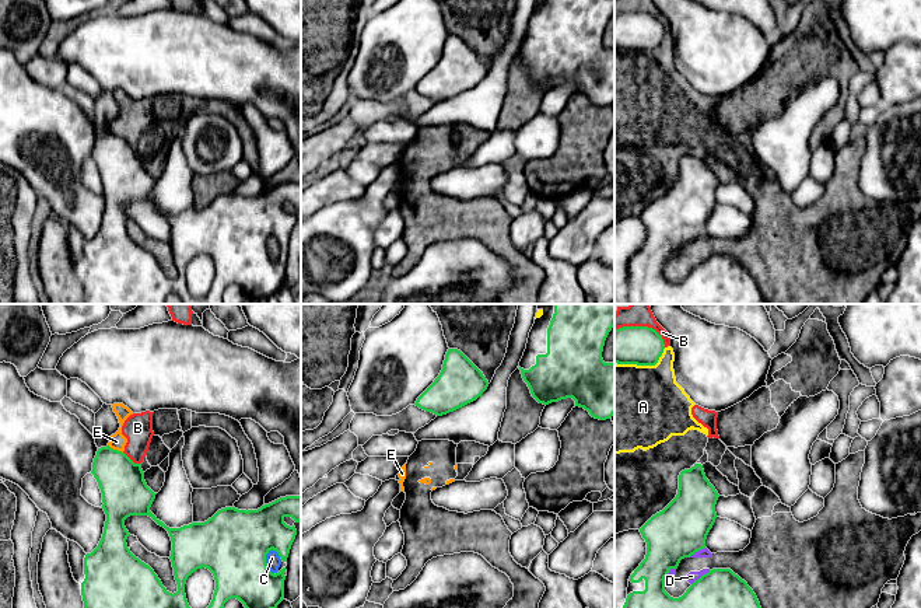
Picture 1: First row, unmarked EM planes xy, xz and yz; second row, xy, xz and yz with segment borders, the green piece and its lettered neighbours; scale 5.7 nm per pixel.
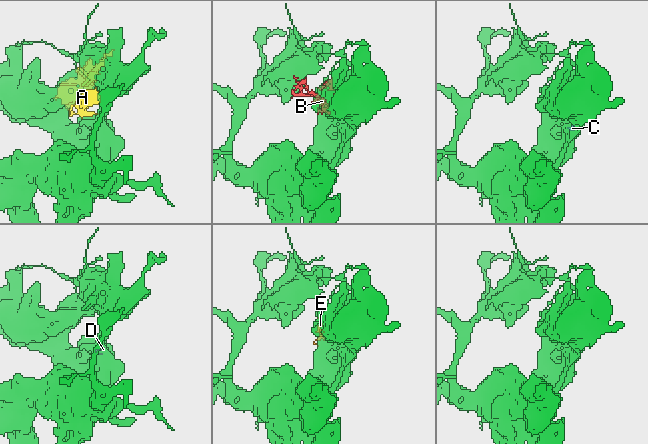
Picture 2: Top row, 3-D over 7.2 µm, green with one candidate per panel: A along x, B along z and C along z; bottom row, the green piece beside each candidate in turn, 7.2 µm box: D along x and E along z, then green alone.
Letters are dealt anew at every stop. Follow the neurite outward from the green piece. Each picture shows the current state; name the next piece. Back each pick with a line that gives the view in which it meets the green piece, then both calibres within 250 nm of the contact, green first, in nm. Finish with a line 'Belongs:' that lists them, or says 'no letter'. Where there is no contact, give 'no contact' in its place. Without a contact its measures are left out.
Belongs: no letter

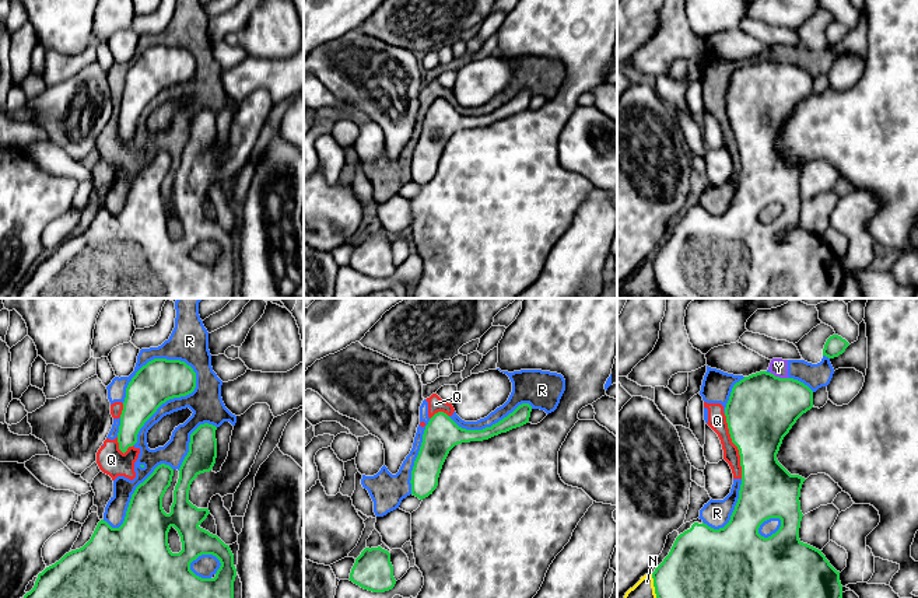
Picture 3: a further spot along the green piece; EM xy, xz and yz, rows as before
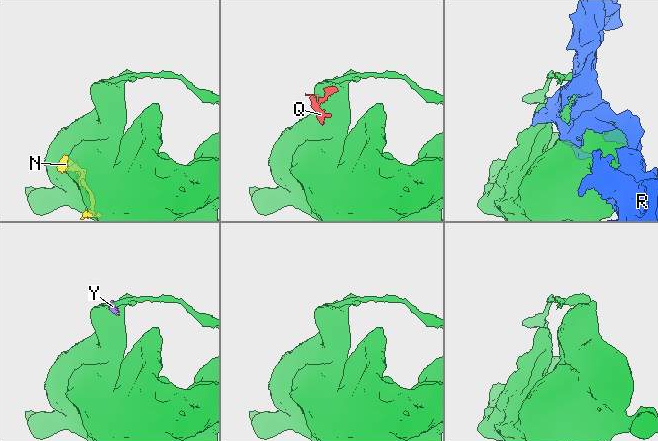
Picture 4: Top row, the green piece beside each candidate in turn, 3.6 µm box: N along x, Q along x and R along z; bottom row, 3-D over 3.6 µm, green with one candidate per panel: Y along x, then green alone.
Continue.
Belongs: no letter

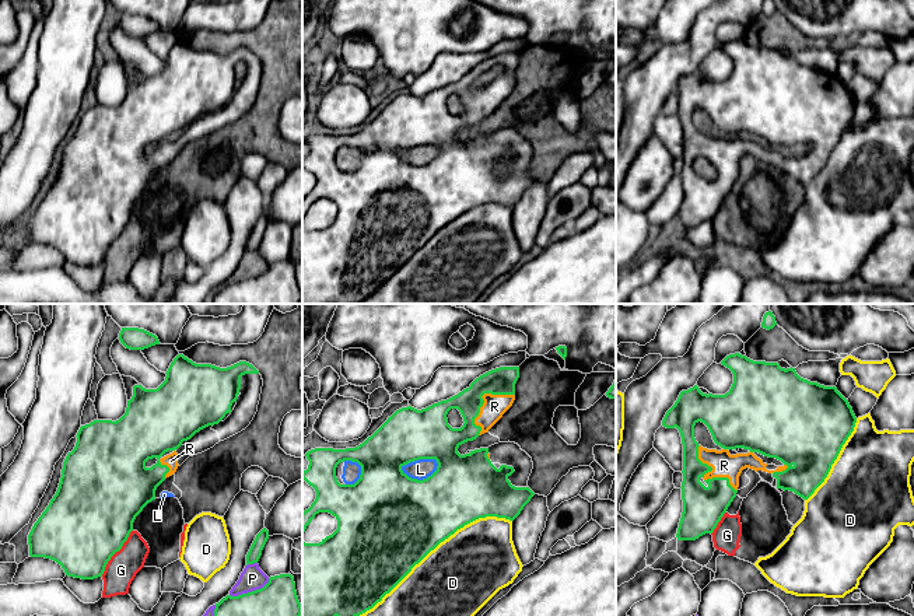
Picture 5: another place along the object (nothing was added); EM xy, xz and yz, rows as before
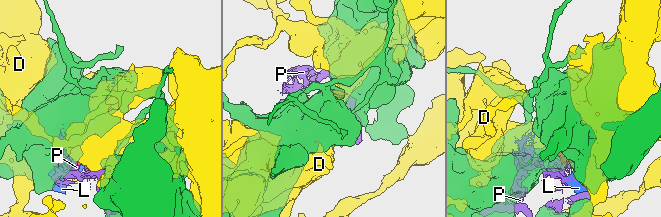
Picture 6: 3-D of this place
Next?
R: yz | 240/140 nm
Belongs: R

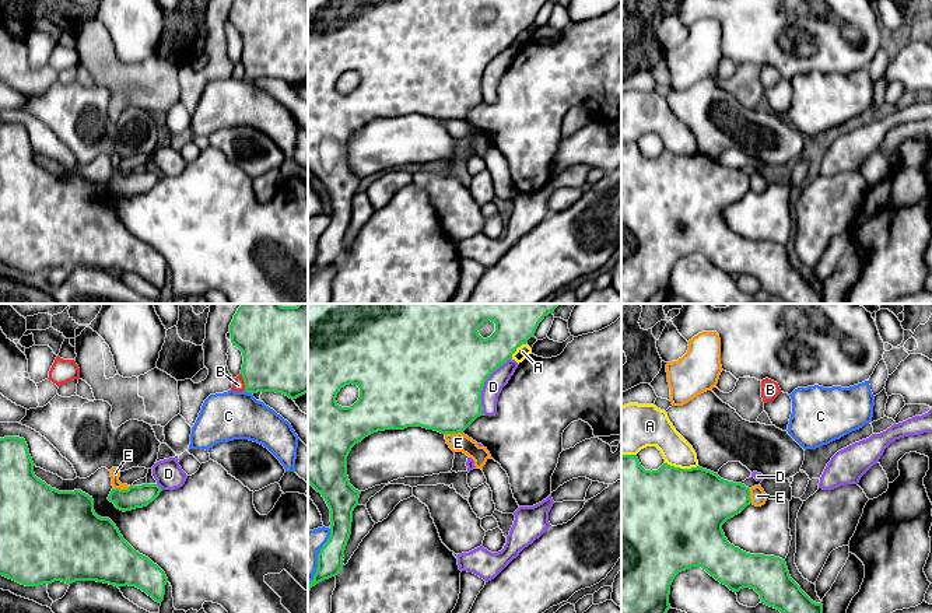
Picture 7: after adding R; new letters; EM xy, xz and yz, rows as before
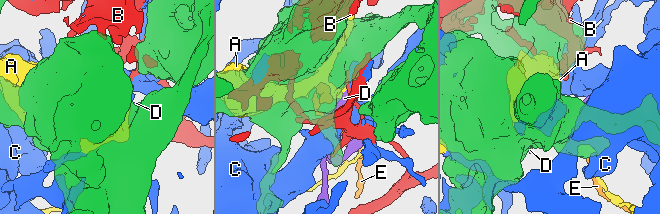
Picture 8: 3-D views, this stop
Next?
Belongs: no letter

